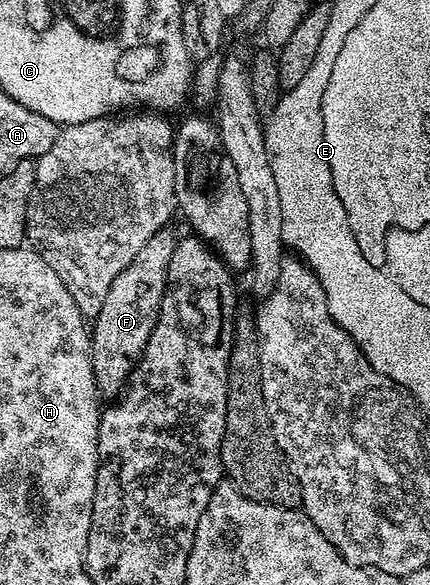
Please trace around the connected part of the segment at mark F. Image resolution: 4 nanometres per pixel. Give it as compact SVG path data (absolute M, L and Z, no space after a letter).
M168 226L158 229L142 245L142 250L134 254L134 262L130 262L130 266L126 266L126 270L122 270L114 282L110 282L110 290L106 290L106 302L102 302L98 314L91 321L94 382L101 397L119 397L123 393L144 353L146 342L150 342L150 334L160 313L164 287L168 284L170 258L178 239L177 233L172 233L170 229Z

